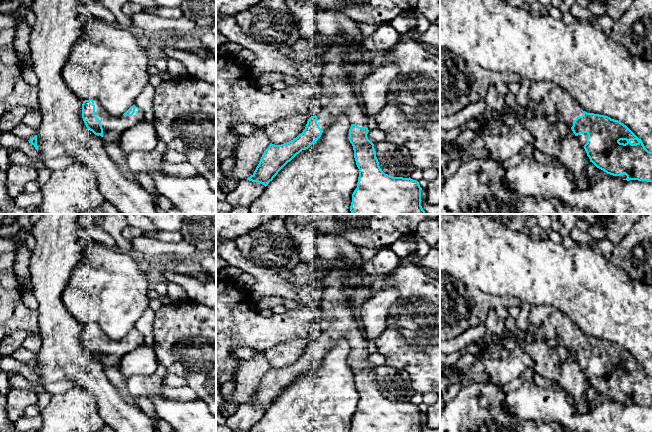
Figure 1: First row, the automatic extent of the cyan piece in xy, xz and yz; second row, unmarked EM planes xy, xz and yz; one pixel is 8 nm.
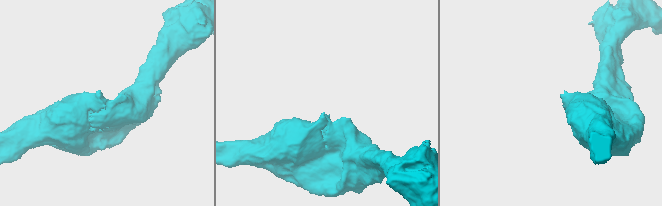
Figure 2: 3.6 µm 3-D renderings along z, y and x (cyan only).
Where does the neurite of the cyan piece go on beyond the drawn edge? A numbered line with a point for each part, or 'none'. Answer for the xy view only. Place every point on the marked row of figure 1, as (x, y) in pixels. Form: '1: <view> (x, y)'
1: xy (113, 127)

